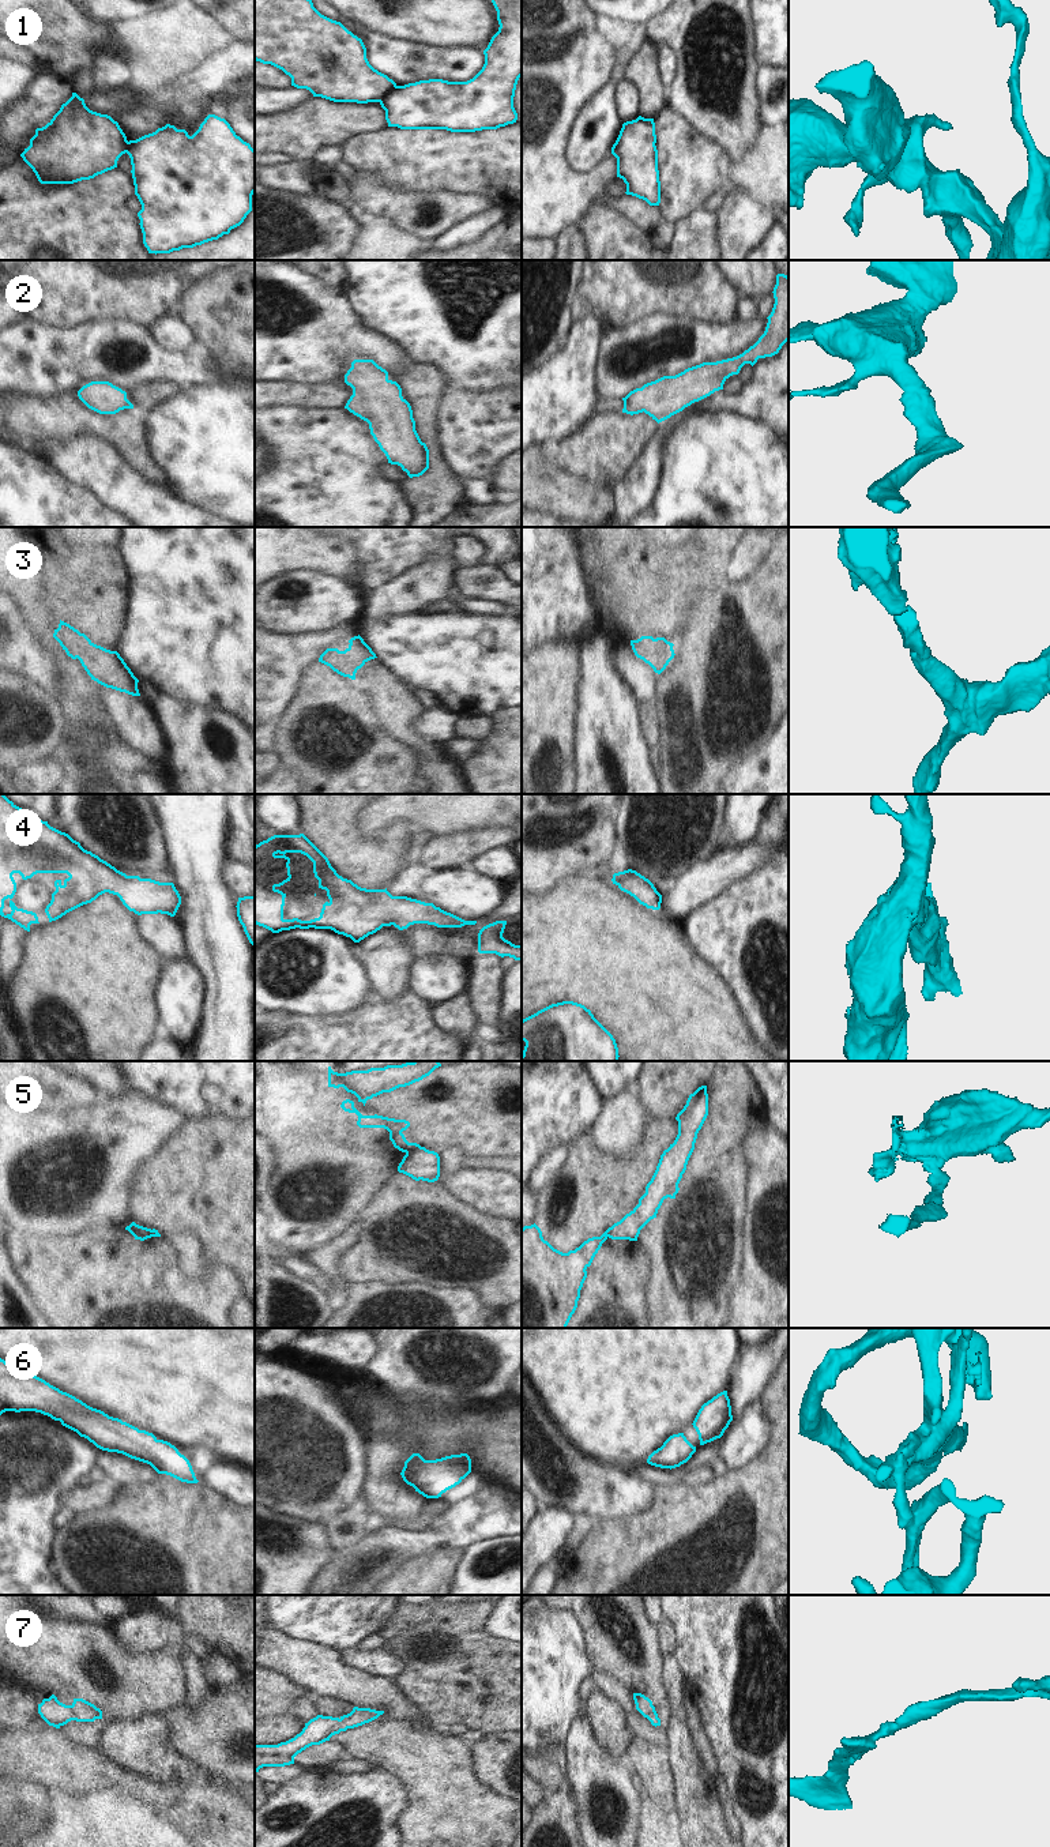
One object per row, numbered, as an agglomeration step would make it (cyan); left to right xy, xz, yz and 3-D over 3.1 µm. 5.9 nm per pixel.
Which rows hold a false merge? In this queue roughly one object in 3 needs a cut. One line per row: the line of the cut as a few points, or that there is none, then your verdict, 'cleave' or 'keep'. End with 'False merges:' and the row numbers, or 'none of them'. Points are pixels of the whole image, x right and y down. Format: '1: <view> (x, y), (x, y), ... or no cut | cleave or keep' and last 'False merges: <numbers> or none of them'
1: xz (396, 86), (379, 101) | cleave
2: no cut | keep
3: no cut | keep
4: no cut | keep
5: xz (420, 1146), (406, 1154) | cleave
6: no cut | keep
7: no cut | keep
False merges: 1, 5

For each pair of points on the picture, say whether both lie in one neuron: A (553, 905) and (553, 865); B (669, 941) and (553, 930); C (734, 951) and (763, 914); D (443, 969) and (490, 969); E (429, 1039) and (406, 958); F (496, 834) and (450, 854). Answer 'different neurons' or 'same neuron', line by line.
A: different neurons
B: same neuron
C: same neuron
D: different neurons
E: different neurons
F: same neuron

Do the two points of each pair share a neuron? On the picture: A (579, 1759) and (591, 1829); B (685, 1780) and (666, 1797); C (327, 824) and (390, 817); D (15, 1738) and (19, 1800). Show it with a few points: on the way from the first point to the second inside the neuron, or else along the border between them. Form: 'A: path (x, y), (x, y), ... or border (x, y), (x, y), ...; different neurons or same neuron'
A: path (587, 1776), (589, 1812); same neuron
B: border (672, 1778), (676, 1787); different neurons
C: border (360, 811), (360, 826), (368, 837), (392, 826); different neurons
D: border (14, 1774), (42, 1782), (48, 1787); different neurons

